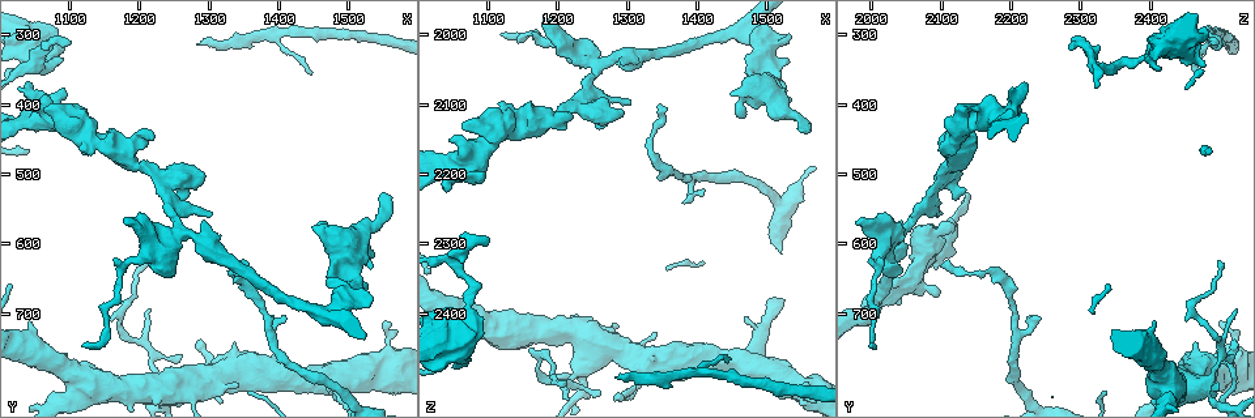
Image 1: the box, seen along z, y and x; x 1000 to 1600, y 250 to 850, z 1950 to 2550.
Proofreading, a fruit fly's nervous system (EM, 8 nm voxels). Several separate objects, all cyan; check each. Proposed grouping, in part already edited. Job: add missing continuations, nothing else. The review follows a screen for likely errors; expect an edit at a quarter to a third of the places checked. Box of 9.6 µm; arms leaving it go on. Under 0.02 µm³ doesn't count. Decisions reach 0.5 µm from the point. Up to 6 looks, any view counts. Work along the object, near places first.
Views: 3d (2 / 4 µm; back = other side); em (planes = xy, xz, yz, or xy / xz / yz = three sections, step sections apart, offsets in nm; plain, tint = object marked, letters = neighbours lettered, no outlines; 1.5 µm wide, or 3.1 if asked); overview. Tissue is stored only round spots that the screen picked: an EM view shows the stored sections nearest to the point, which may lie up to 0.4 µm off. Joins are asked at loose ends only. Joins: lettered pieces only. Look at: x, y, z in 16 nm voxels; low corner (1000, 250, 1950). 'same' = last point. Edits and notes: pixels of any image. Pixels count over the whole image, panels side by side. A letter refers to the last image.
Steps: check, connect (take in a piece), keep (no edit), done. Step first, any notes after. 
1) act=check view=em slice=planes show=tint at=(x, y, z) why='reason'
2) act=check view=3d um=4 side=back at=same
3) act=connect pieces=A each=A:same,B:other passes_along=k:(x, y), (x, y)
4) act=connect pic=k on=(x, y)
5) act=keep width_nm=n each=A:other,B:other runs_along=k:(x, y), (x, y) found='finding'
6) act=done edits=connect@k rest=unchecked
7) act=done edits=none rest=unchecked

act=check view=3d um=2 at=(1445, 355, 2470)

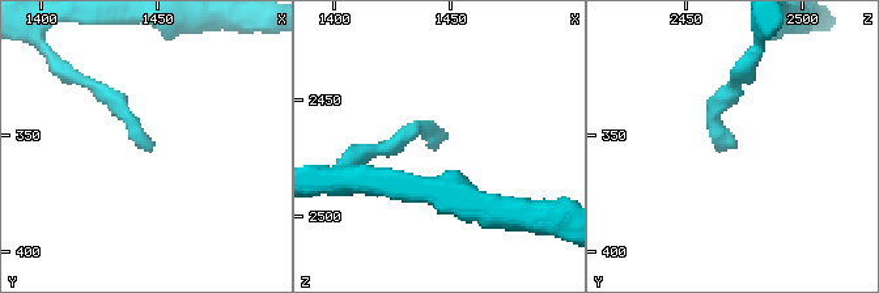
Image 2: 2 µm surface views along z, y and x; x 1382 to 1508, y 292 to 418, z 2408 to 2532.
act=check view=em slice=planes show=letters at=(1447, 356, 2467)

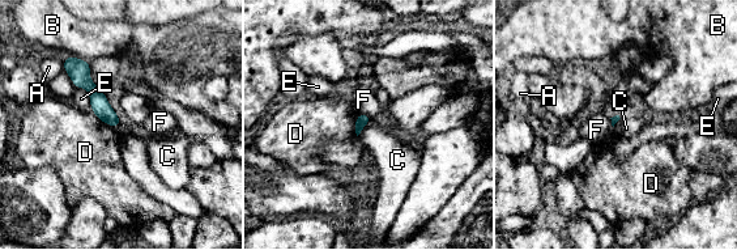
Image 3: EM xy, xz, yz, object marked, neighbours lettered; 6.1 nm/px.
act=keep each=A:other,B:other,C:other,D:other,E:other,F:other runs_along=3:(72, 62), (115, 123) found='no lettered piece goes on from it'

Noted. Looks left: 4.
act=check view=3d um=4 side=back at=(1285, 315, 2495) why='free end'

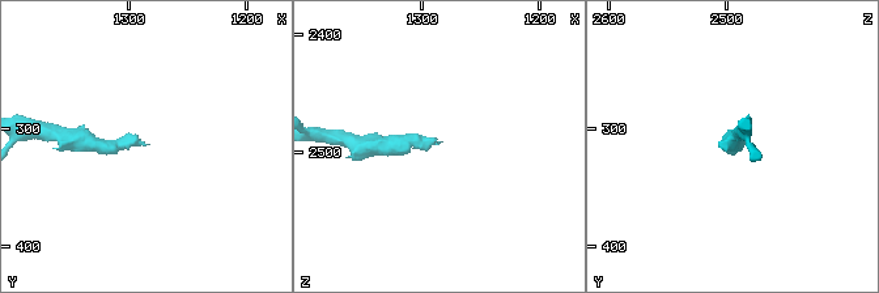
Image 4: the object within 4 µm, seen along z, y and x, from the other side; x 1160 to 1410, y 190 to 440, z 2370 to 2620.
act=check view=em slice=planes show=letters at=(1286, 314, 2494)

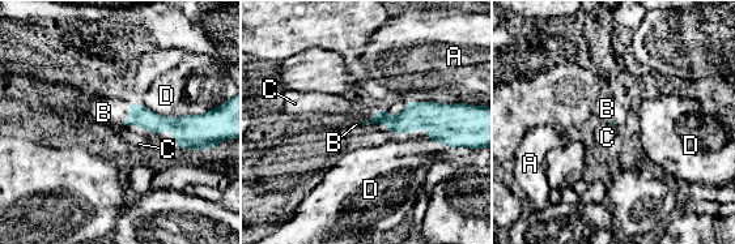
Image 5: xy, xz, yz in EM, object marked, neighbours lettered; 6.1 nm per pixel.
act=connect pic=5 on=(103, 112) each=A:other,B:same,C:other,D:other found='the cell continues'

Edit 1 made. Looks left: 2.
act=done edits=connect@5 rest=unchecked

